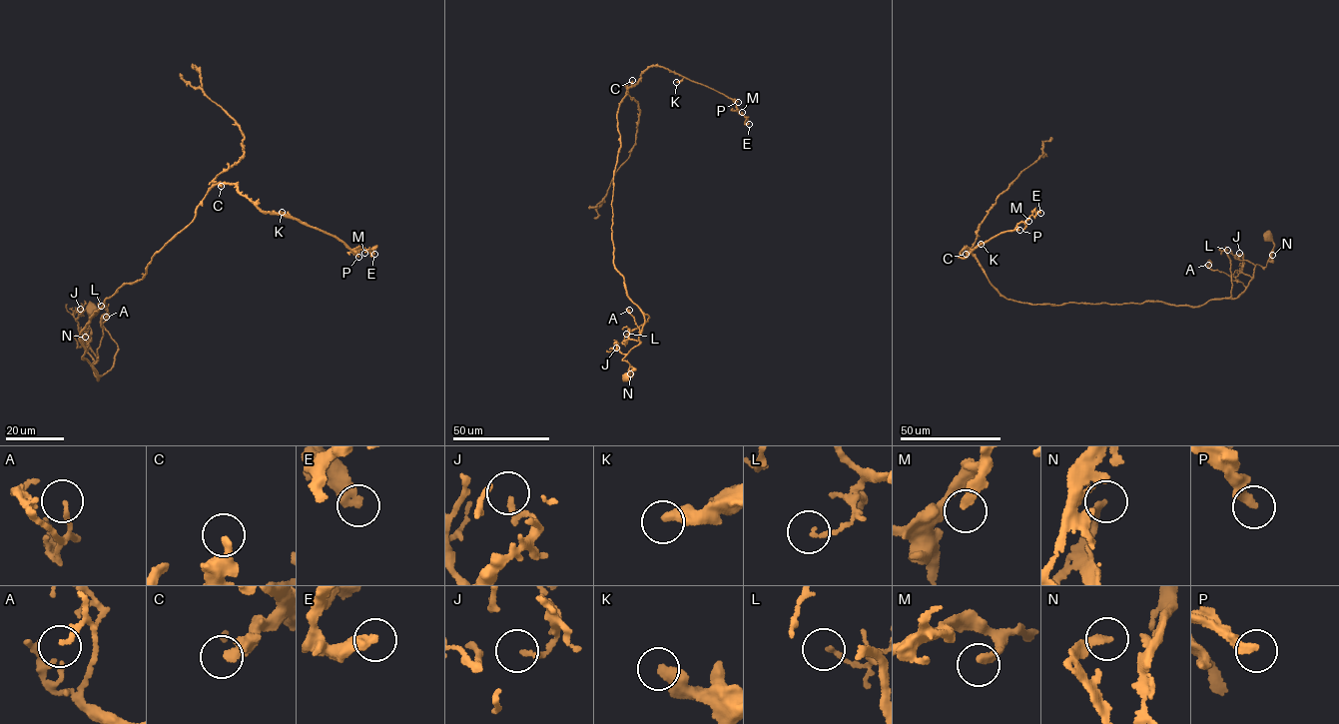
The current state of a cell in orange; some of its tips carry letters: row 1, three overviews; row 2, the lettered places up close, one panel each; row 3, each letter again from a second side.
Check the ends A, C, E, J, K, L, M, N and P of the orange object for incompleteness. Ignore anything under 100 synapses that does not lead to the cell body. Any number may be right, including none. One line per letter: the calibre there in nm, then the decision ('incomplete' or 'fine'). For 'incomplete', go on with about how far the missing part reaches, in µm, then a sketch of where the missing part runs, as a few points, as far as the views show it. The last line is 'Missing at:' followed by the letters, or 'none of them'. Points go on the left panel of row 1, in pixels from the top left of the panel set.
A: 160 nm | fine
C: 280 nm | fine
E: 400 nm | fine
J: 200 nm | fine
K: 440 nm | fine
L: 130 nm | fine
M: 320 nm | fine
N: 180 nm | fine
P: 300 nm | incomplete | 60 µm | (358, 257), (368, 258), (388, 251), (410, 256), (421, 252), (421, 242), (404, 244), (394, 251), (395, 255)
Missing at: P

